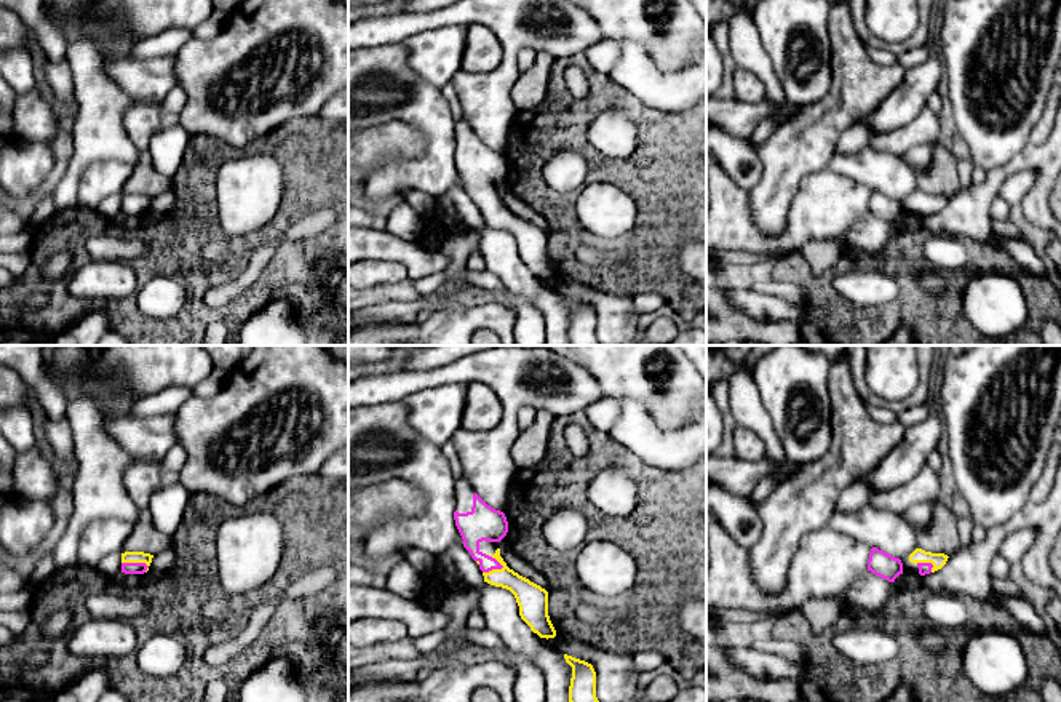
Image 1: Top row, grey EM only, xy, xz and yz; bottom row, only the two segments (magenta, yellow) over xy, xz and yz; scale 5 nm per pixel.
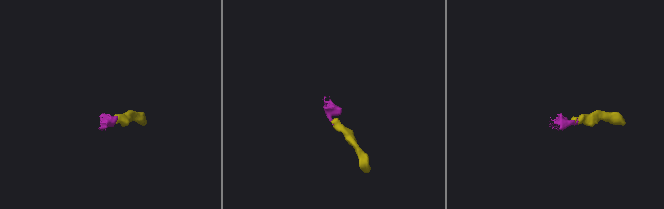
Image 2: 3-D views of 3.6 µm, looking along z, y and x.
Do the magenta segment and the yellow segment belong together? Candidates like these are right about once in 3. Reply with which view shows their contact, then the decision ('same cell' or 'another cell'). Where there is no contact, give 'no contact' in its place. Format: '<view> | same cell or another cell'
xz | same cell

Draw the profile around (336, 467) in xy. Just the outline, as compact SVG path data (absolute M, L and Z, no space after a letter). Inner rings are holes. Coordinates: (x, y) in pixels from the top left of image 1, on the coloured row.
M348 445L336 451L320 469L318 475L332 481L348 481Z

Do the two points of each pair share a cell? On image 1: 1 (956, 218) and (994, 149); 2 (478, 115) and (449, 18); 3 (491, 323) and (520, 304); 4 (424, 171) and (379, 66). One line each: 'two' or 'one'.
1: two
2: one
3: two
4: one

